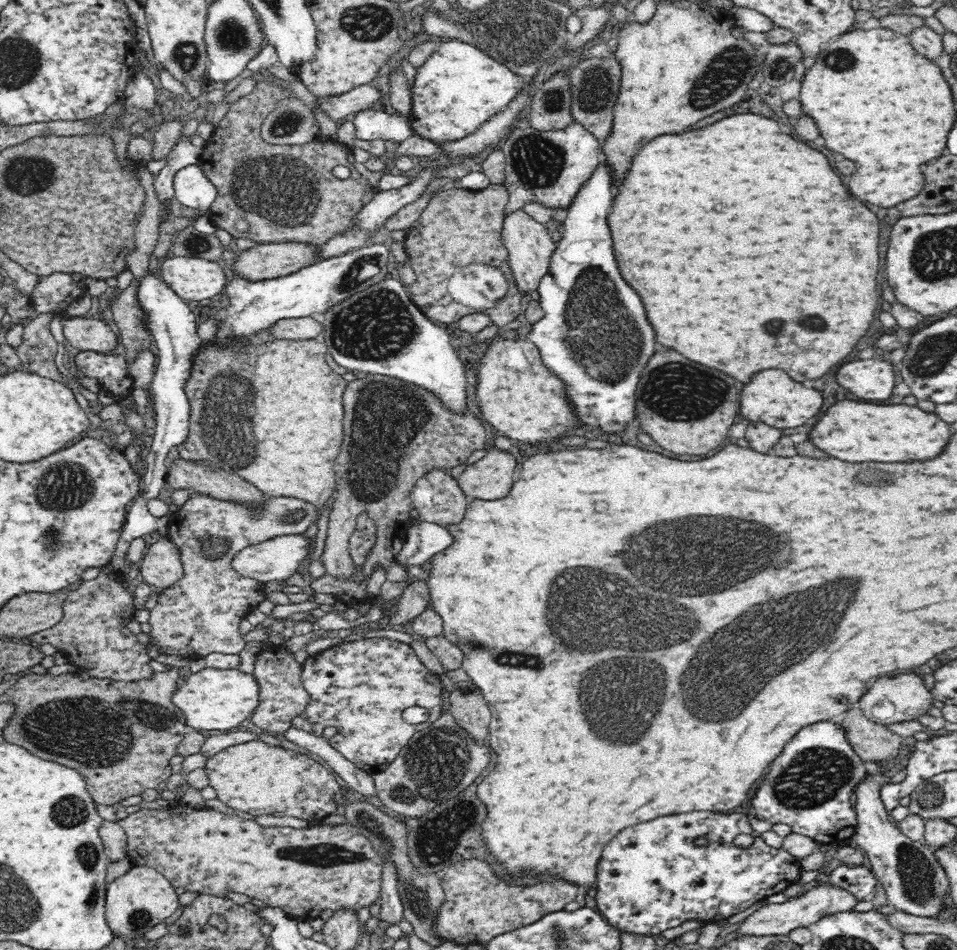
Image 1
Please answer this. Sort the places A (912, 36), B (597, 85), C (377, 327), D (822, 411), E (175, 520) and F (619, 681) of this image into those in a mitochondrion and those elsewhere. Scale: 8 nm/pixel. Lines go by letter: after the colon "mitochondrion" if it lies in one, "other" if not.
A: other
B: mitochondrion
C: mitochondrion
D: other
E: other
F: mitochondrion

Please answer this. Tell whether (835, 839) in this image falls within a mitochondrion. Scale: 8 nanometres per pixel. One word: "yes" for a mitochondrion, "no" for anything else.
no

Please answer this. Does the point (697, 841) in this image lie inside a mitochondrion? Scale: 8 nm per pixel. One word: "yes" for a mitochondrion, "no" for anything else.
no

